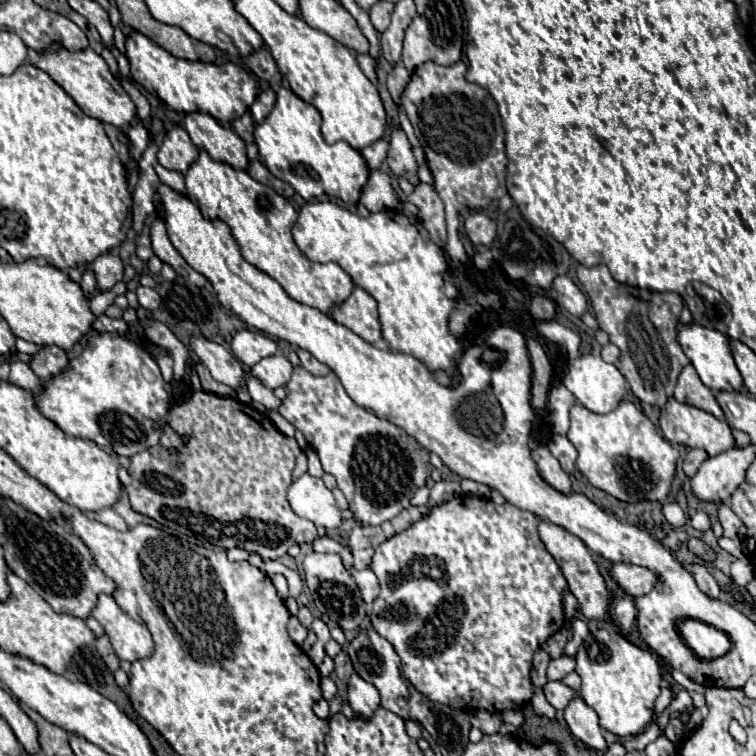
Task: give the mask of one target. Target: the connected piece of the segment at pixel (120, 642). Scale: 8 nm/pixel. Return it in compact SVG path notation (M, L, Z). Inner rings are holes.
M100 594L98 604L92 610L92 616L102 624L120 660L134 662L152 654L154 642L148 628L124 614L112 596Z

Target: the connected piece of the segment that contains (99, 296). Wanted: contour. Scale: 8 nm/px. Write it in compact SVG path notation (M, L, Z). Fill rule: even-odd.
M118 282L114 288L110 288L108 292L96 292L96 296L92 296L92 314L94 316L100 316L106 312L106 308L114 302L116 296L124 294L126 292L126 286L124 282Z

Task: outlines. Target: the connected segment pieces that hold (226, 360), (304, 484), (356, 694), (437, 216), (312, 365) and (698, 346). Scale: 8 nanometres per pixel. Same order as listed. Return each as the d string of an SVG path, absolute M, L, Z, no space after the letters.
M192 336L190 350L200 358L200 362L204 362L204 366L210 370L214 380L218 380L234 390L244 386L242 364L220 344L216 344L204 336Z
M302 474L288 486L288 502L292 510L324 528L338 528L342 522L342 512L336 506L334 494L324 486L320 478Z
M352 674L348 686L348 704L354 710L354 716L360 720L368 720L372 712L380 706L380 694L372 684L362 680L358 674Z
M420 184L414 192L407 196L408 202L418 206L418 220L428 230L430 238L444 248L446 246L446 220L444 220L444 204L440 196L436 196L434 186Z
M296 348L296 354L298 354L302 366L304 366L310 374L314 374L314 376L326 376L326 374L330 372L330 368L328 368L326 364L318 362L310 352L306 352L306 350L302 350L302 348Z
M690 324L690 326L678 326L678 342L684 350L684 354L690 358L692 366L696 368L700 380L714 392L740 392L744 390L744 380L742 374L738 372L732 352L730 352L730 340L718 332L718 330L706 330L700 324Z

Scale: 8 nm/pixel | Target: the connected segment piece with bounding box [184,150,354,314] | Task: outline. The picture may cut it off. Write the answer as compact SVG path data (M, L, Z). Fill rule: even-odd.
M200 150L198 160L190 164L184 176L188 198L198 202L208 220L222 220L228 224L244 260L274 278L290 298L326 314L328 308L350 296L354 282L336 262L316 264L298 250L292 238L292 224L296 224L298 212L284 196L256 182L244 170L236 170L224 162L214 162L206 150Z

